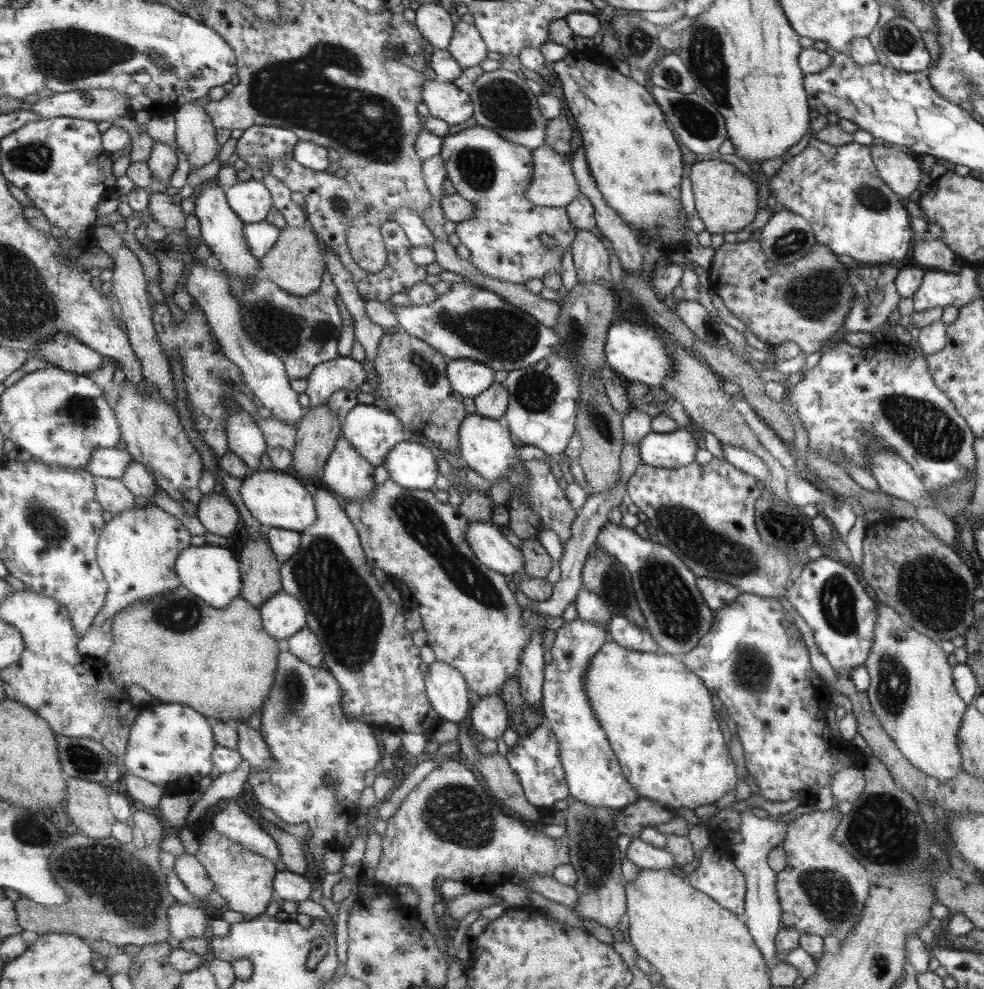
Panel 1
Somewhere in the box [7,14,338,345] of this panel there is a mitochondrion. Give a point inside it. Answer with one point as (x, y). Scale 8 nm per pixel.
(67, 56)

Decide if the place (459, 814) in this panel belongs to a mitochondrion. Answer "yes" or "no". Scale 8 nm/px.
yes

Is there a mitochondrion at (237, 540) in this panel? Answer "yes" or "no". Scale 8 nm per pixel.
no

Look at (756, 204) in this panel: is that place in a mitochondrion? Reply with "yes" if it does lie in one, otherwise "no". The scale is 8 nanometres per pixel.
no

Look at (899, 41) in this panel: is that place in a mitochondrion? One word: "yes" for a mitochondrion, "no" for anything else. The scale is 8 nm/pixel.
yes

